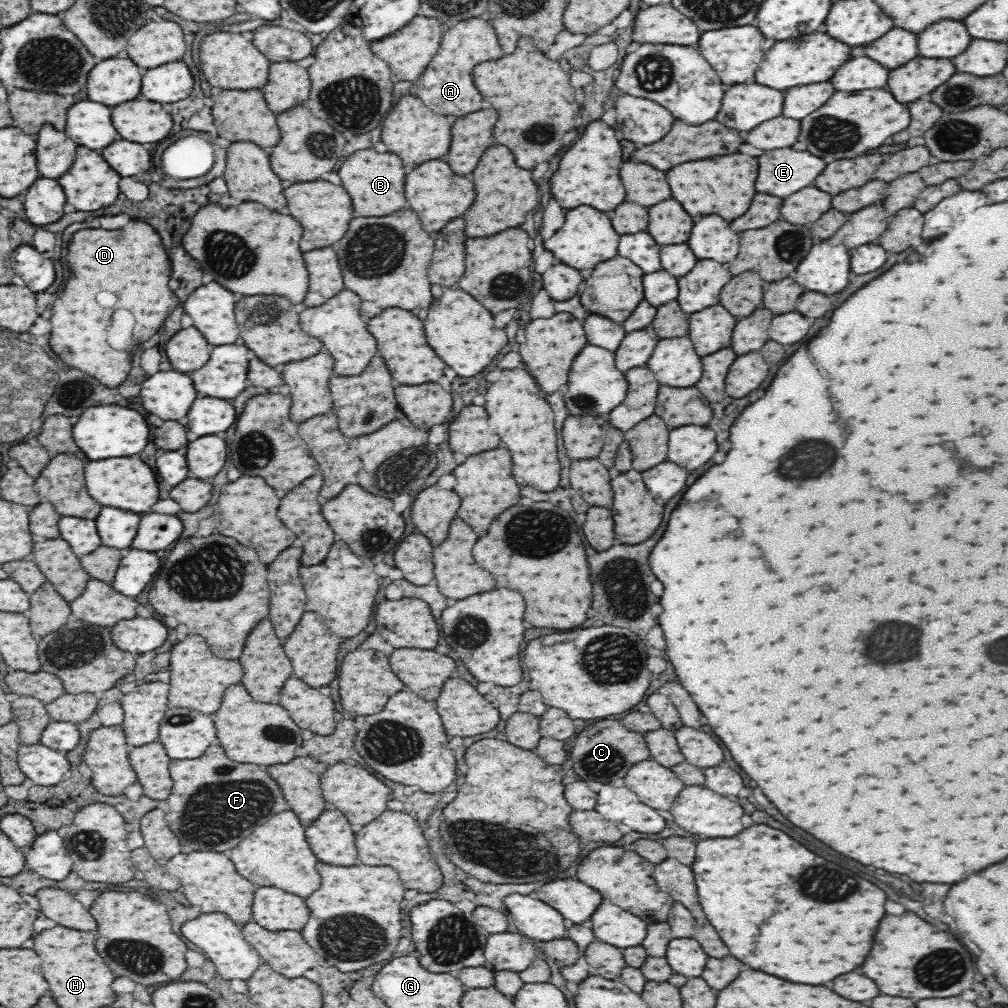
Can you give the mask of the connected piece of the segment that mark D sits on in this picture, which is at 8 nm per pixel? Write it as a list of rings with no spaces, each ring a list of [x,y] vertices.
[[[134,220],[120,230],[88,228],[72,236],[68,244],[68,264],[74,276],[70,276],[64,292],[54,302],[52,318],[48,320],[52,322],[52,332],[47,342],[52,354],[60,356],[63,366],[78,368],[108,388],[126,380],[134,346],[122,346],[118,350],[120,324],[114,322],[118,312],[128,312],[134,318],[130,336],[132,344],[140,344],[154,336],[166,316],[178,306],[174,292],[168,288],[170,276],[156,276],[170,274],[170,264],[160,244],[160,236],[152,226]]]

